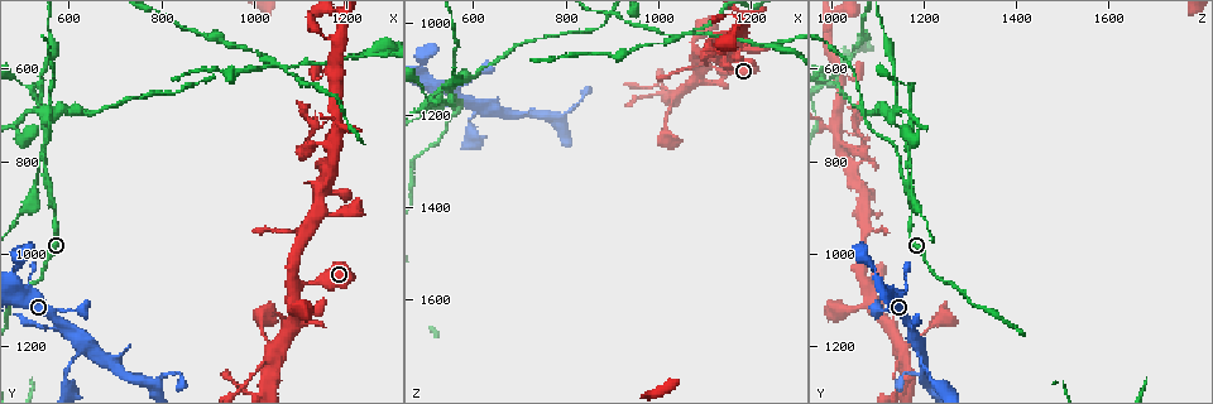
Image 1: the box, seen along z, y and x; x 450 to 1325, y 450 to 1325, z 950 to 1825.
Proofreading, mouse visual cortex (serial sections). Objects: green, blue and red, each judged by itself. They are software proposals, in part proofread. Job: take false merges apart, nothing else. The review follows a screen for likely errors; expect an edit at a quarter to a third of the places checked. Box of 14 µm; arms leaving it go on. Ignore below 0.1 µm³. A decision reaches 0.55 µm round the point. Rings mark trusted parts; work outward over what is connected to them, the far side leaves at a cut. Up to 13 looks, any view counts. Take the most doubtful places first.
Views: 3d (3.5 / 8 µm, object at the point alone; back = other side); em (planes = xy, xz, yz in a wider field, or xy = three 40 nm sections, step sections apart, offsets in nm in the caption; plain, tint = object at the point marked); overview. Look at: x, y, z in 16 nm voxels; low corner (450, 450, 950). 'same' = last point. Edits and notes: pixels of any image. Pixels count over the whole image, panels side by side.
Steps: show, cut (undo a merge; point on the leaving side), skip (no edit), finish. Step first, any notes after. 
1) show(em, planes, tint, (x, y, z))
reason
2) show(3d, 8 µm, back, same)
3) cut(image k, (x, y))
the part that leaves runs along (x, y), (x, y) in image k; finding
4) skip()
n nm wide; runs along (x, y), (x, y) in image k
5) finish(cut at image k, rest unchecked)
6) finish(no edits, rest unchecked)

show(3d, 3.5 µm, (1105, 785, 1065))
sharp bend

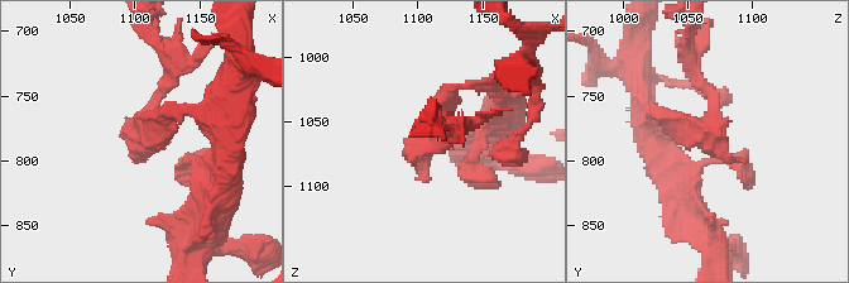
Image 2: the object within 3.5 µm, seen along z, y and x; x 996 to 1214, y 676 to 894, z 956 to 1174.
show(em, xy, step 1, tint, (1098, 778, 1066))

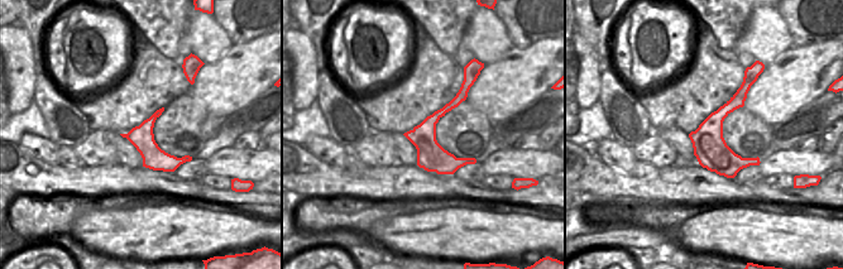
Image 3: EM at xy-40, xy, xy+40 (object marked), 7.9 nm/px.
show(em, planes, tint, same)
another direction

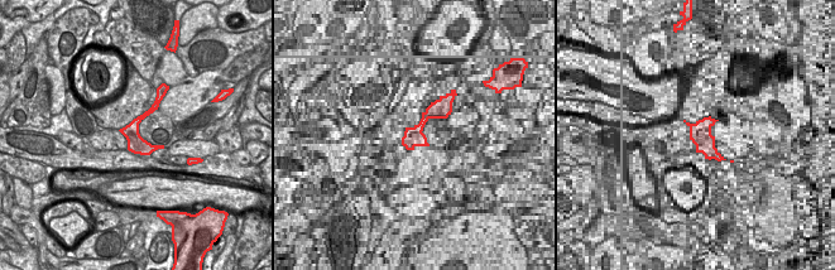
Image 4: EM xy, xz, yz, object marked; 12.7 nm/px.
cut(image 2, (171, 81))
the part that leaves runs along (145, 109), (173, 71), (157, 36) in image 2; a second cell is stuck on

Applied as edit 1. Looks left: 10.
show(overview)
see it whole again

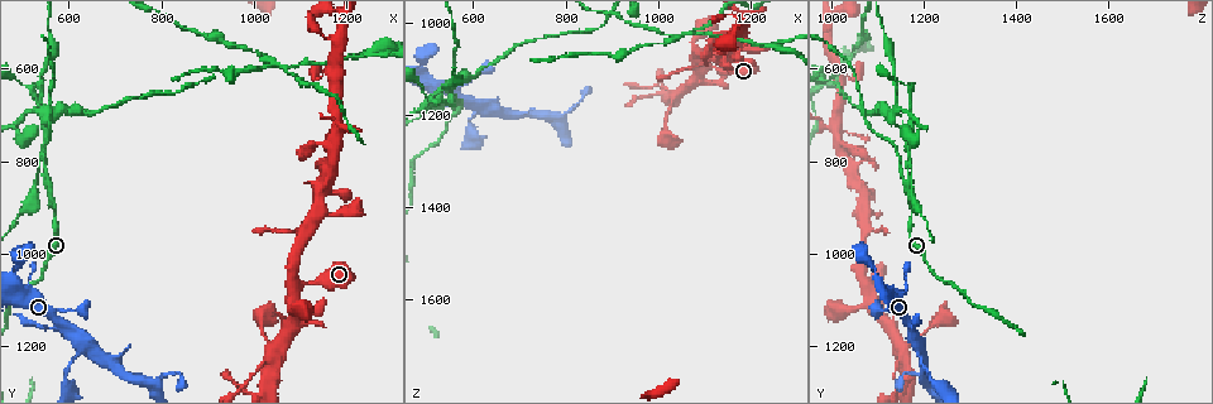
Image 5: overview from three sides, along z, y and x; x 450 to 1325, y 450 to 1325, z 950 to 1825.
show(em, xy, step 2, tint, (545, 830, 1160))
looks like a crossing

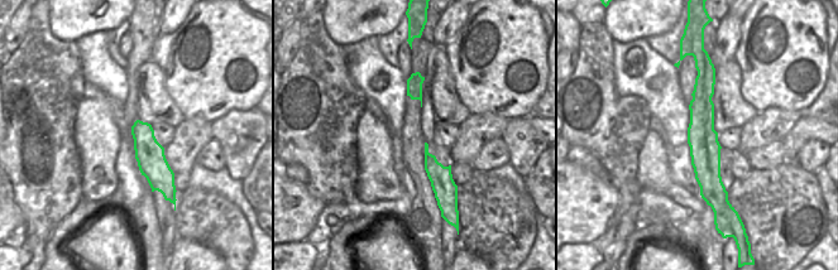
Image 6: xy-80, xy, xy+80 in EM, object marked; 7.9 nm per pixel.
show(3d, 3.5 µm, same)

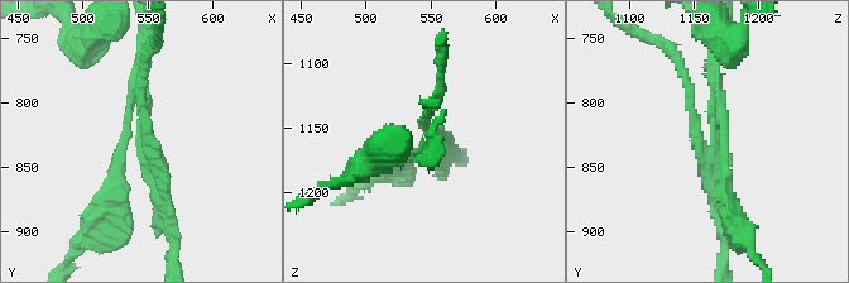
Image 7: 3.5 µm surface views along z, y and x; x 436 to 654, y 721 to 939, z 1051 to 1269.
cut(image 7, (723, 114))
arms of 150, 150, 200, 200 nm; border along (724, 188), (717, 189), (707, 203) in image 6; a second cell is stuck on

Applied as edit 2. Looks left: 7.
show(overview)
see it whole again

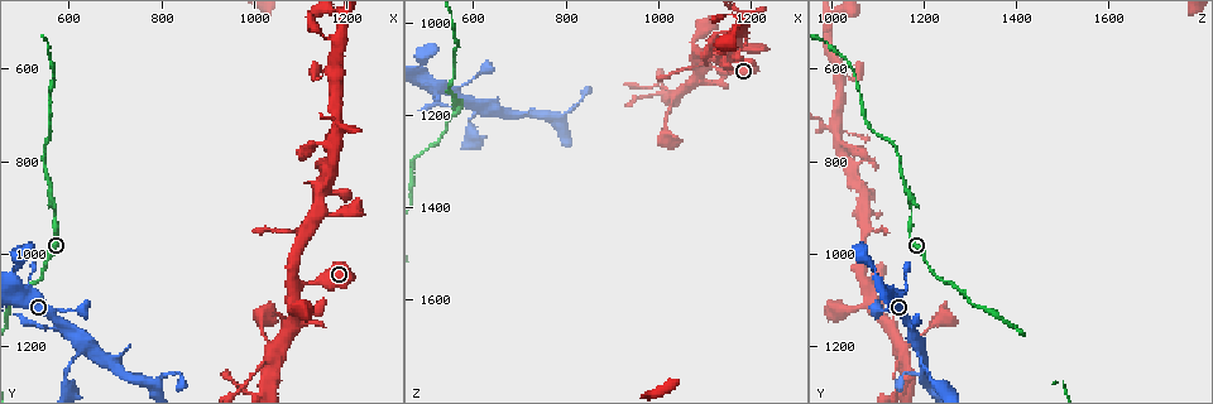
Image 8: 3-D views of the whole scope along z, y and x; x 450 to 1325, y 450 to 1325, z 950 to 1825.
show(3d, 8 µm, (1050, 1205, 1155))
looks like a crossing

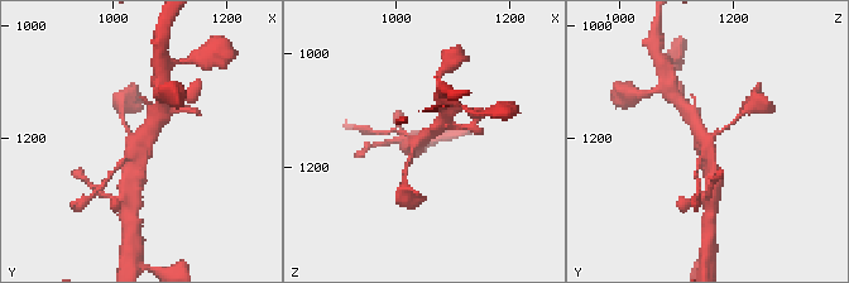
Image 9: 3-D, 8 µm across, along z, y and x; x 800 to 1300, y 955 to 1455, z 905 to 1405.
show(3d, 3.5 µm, (1045, 1200, 1150))
closer look

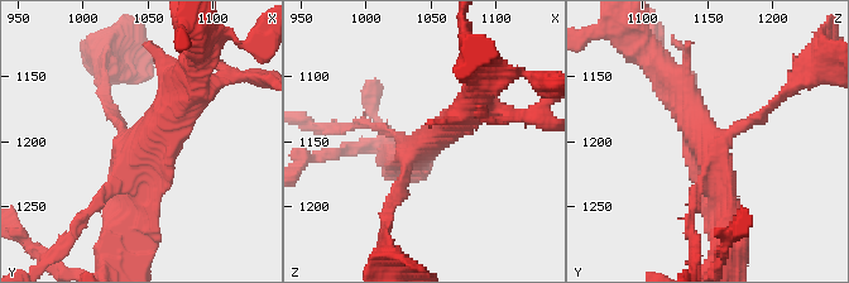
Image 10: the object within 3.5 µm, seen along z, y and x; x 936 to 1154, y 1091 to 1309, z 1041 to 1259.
show(em, xy, step 3, tint, (1044, 1206, 1152))

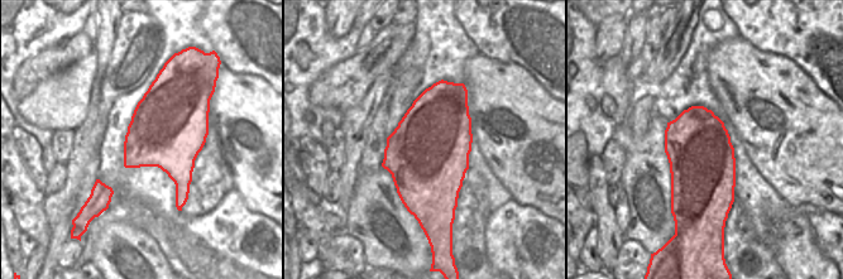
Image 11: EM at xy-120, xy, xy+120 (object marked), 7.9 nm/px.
skip()
runs along (192, 85), (142, 147), (126, 225) in image 10; all the same cell

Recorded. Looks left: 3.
show(3d, 3.5 µm, (630, 1195, 1185))
sudden change in width

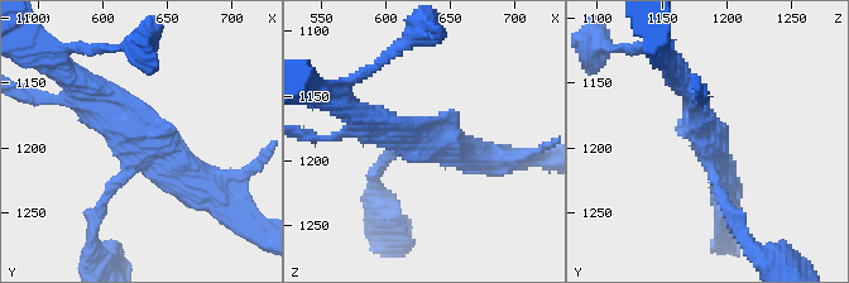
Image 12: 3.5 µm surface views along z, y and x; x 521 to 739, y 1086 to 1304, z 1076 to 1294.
show(em, xy, step 5, tint, (630, 1190, 1186))
3 arms; arms of 150, 250, 350 nm

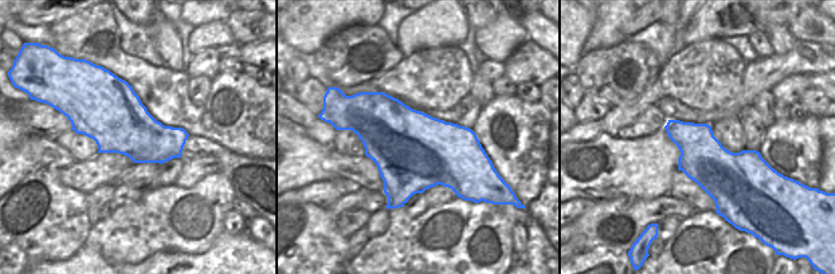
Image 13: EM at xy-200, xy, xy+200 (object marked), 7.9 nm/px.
show(em, planes, tint, same)
another direction

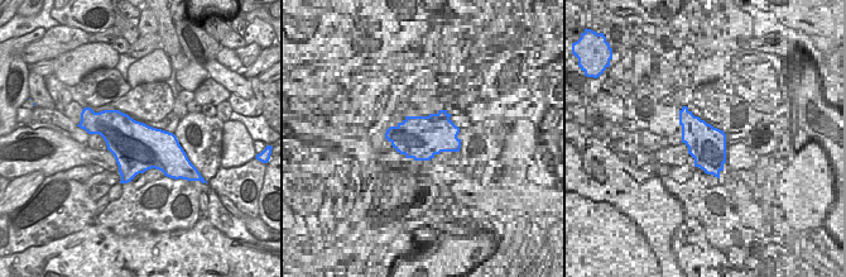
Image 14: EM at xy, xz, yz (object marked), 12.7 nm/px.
skip()
runs along (81, 84), (124, 130), (205, 185) in image 12; one cell here

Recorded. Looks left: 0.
finish(cut at image 2, cut at image 7, rest unchecked)

